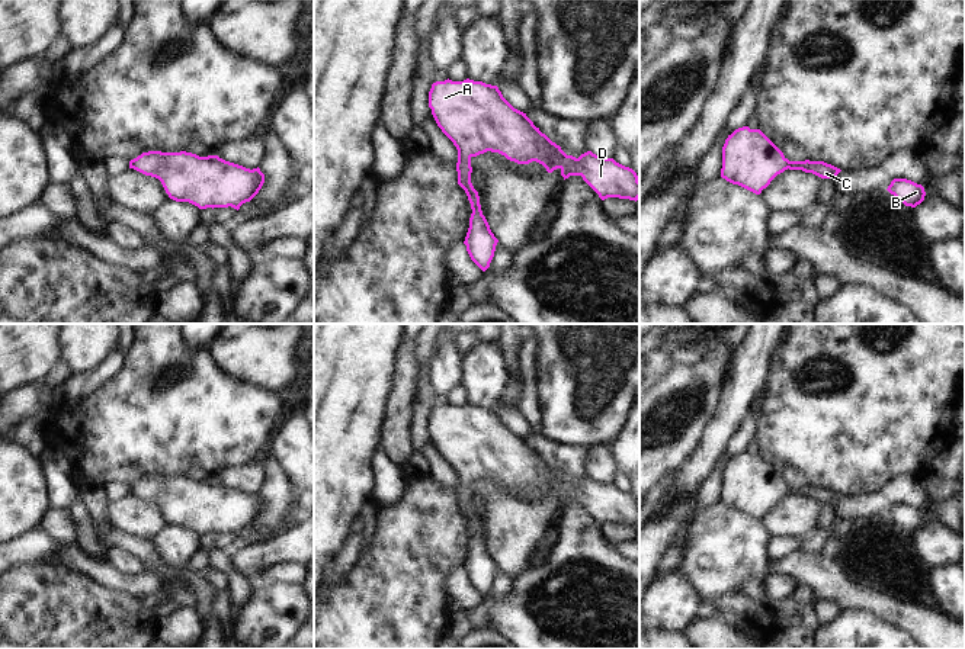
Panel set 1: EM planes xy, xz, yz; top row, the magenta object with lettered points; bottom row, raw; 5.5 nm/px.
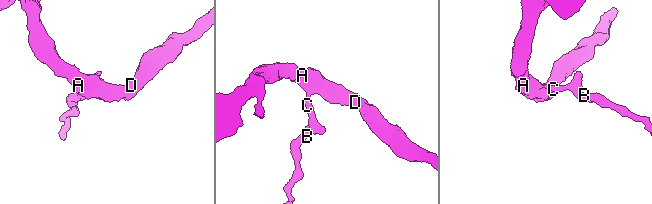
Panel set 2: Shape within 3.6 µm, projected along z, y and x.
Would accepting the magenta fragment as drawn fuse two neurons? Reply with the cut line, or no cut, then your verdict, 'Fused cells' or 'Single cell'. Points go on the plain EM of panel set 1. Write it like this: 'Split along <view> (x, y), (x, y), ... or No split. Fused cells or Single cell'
No split. Single cell

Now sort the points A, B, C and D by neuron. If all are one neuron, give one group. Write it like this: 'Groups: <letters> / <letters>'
Groups: A B C D

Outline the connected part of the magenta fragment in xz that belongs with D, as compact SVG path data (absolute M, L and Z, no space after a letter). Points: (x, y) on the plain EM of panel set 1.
M469 404L436 407L429 417L429 433L437 452L458 475L458 510L472 534L464 569L482 597L490 592L498 565L482 540L478 517L471 508L472 482L491 476L517 489L536 486L548 498L560 494L564 505L581 501L602 526L639 524L639 505L632 494L591 476L578 483L567 481L526 438L514 434L497 411Z

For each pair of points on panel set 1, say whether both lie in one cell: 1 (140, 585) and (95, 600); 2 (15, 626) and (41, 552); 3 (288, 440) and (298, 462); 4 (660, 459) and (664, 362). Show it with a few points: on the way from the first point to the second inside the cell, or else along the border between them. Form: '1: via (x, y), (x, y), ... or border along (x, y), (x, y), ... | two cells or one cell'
1: border along (90, 575), (111, 588), (138, 598) | two cells
2: border along (50, 562), (23, 564), (15, 568) | two cells
3: via (294, 446), (298, 450), (298, 456) | one cell
4: border along (675, 362), (654, 384) | two cells

